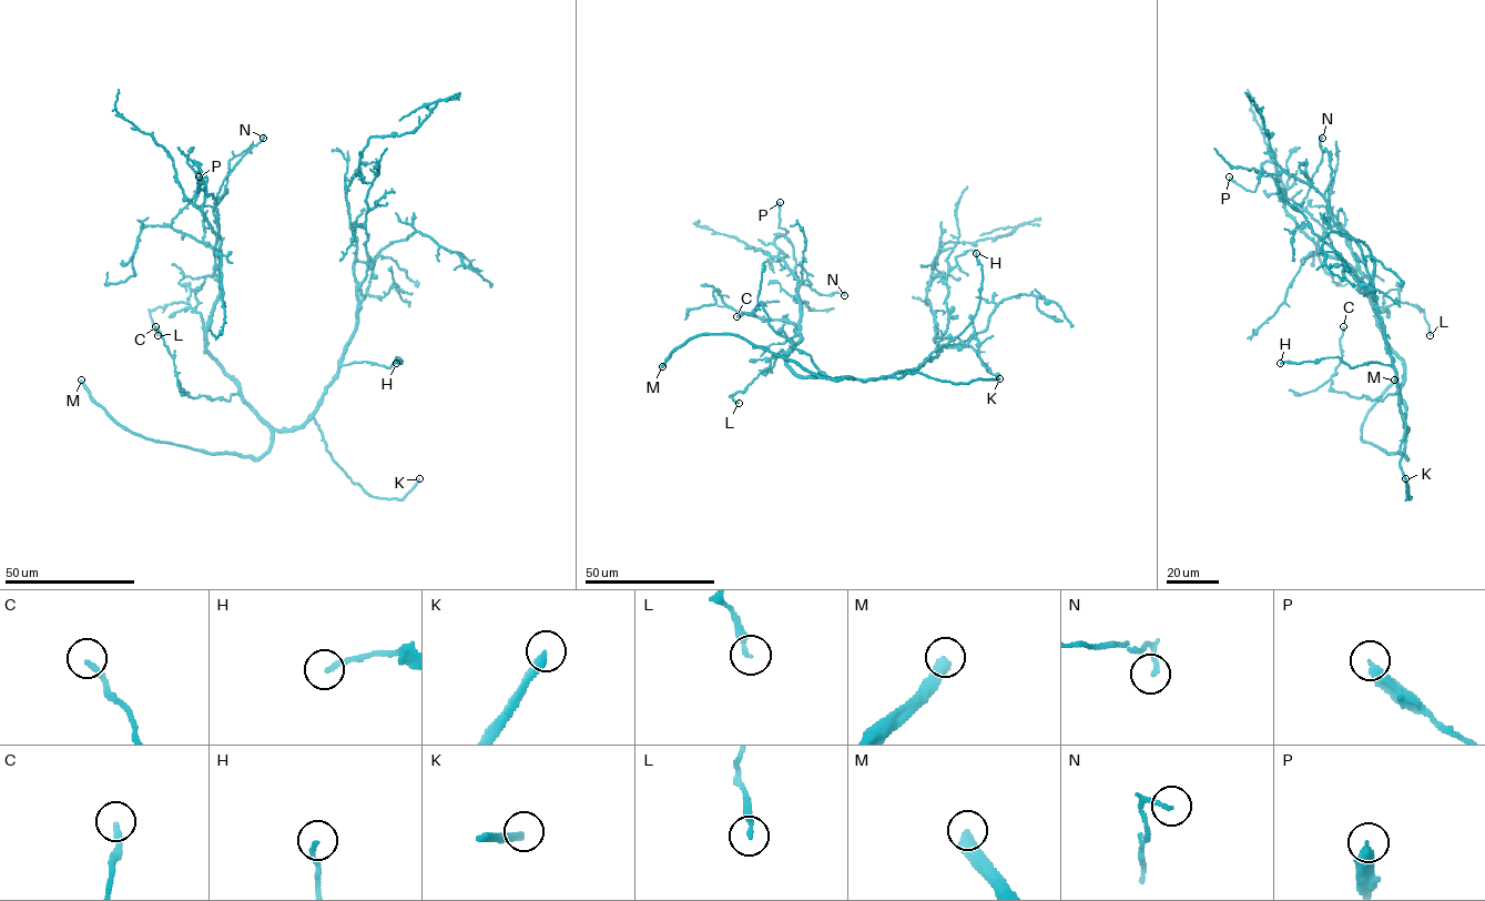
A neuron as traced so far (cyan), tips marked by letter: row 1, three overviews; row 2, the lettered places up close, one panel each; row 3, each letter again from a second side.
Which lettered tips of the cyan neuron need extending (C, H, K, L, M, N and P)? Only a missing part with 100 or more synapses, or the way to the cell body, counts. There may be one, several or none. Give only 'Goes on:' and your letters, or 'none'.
Goes on: K, M

